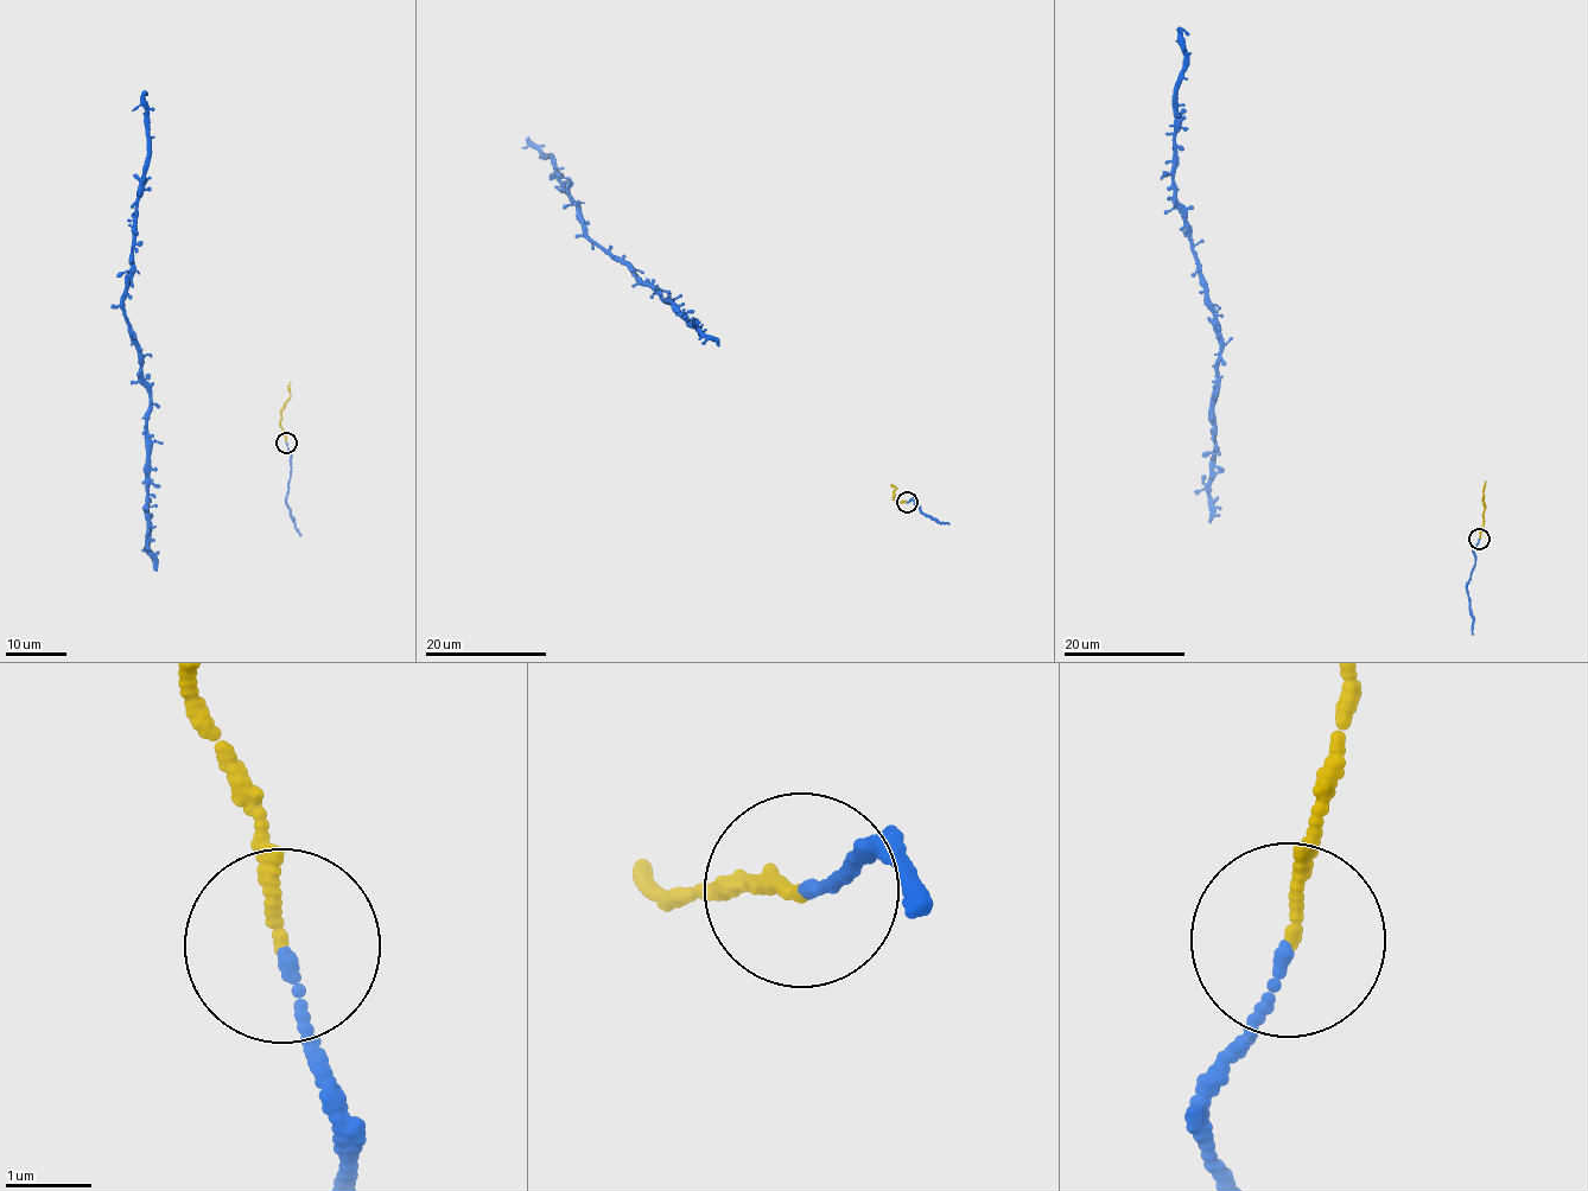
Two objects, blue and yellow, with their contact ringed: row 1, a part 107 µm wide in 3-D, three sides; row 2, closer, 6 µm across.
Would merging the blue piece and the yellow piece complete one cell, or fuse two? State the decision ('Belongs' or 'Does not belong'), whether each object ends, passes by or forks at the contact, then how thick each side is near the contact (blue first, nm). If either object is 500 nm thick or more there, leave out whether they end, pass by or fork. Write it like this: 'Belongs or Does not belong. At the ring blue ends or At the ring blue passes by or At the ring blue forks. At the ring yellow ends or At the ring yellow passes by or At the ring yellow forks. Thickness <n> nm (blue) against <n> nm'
Belongs. At the ring blue ends. At the ring yellow ends. Thickness 100 nm (blue) against 120 nm

